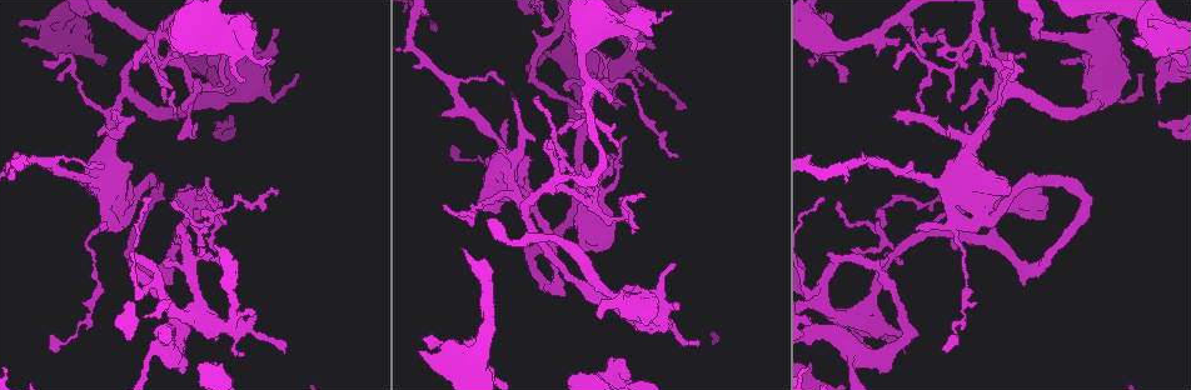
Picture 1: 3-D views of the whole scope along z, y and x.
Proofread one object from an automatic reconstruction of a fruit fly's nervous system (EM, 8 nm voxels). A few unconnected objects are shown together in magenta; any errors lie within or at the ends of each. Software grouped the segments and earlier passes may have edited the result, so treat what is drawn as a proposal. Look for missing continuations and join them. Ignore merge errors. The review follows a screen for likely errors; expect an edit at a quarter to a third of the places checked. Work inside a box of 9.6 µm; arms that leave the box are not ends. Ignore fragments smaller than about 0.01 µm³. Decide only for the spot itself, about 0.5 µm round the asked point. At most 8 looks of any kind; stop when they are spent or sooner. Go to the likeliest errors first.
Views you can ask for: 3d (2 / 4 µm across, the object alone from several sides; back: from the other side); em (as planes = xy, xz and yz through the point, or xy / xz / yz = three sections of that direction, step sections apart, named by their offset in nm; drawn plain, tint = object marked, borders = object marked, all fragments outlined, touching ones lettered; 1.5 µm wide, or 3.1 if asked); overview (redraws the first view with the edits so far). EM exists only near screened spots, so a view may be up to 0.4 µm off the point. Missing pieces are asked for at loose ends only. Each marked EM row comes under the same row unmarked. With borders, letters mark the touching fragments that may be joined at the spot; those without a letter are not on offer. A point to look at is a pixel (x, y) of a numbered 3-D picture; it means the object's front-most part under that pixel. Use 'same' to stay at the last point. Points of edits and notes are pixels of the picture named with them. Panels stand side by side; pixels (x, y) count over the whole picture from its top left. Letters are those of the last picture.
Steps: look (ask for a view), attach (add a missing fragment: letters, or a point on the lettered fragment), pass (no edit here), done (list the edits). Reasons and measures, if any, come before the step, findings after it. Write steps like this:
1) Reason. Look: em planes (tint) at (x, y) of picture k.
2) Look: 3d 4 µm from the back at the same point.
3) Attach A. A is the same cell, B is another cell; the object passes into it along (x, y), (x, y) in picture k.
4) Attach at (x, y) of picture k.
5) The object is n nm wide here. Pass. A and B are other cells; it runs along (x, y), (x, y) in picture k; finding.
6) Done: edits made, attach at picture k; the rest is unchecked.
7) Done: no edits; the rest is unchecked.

Look: em xz step 8 (tint) at (1136, 40) of picture 1.

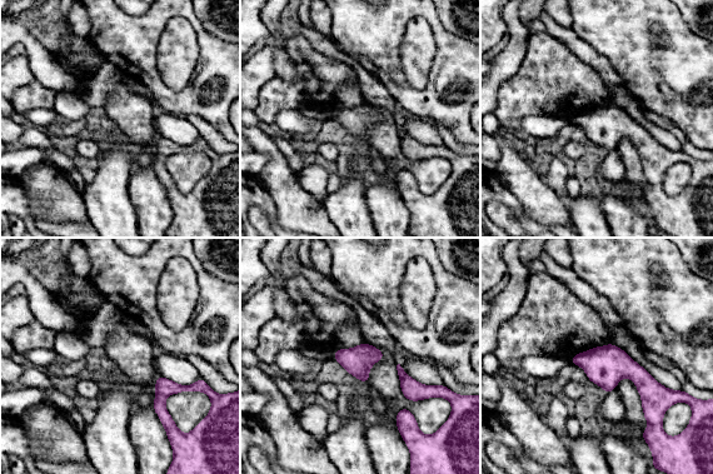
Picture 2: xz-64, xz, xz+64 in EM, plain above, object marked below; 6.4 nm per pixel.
Cut it another way. Look: em planes (borders) at the same point.

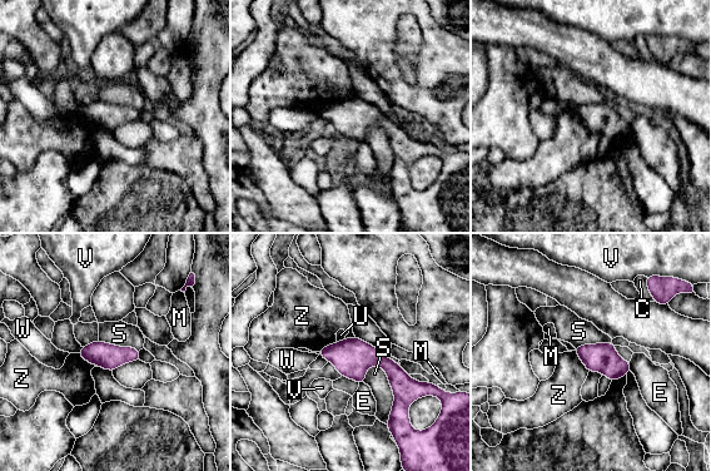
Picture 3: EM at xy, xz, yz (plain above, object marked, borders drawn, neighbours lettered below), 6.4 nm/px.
The longest contact is with S, 400 nm. Pass. C, E, M, S, U, V, W and Z are other cells; a border runs along (373, 365), (393, 395), (387, 424) in picture 3; no lettered fragment goes on from it.

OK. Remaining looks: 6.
An open end. Look: em planes (borders) at (1158, 123) of picture 1.

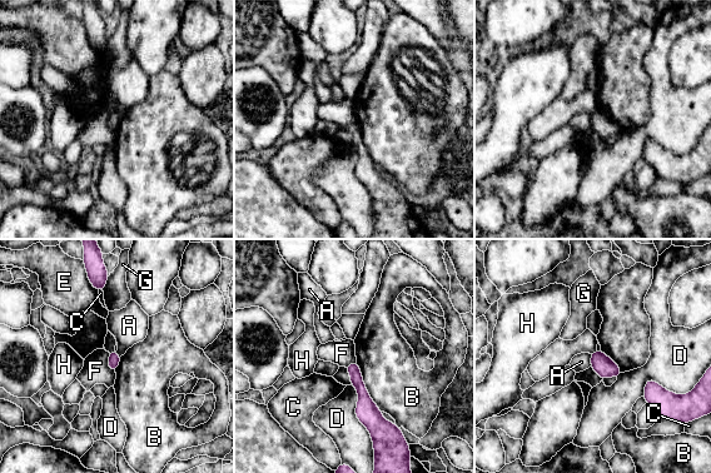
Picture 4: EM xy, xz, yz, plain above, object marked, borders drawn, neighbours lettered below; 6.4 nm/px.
The longest contact is with D, 420 nm. Pass. A, B, C, D, E, F, G and H are other cells; it runs along (351, 367), (366, 407), (386, 426) in picture 4; none of them fits.

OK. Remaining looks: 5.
Free end. Look: em yz step 4 (borders) at (898, 119) of picture 1.

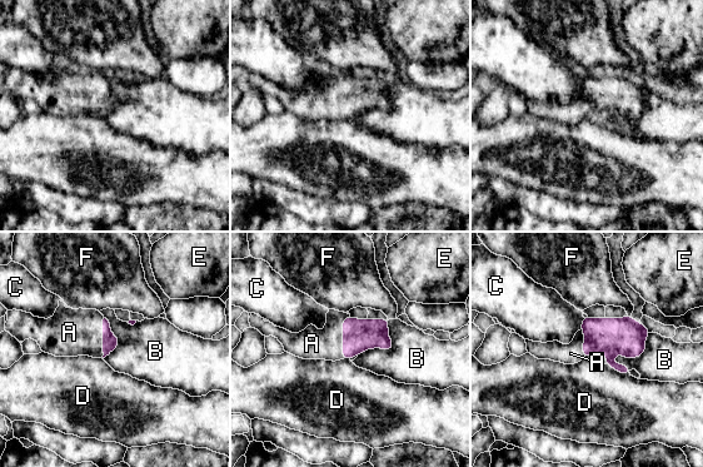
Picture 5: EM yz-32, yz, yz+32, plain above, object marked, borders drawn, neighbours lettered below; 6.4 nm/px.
Attach A. A is the same cell, B, C, D, E and F are other cells; the object passes into it along (358, 334), (343, 336), (312, 343) in picture 5; the neuron continues.

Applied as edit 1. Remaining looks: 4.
Done: edits made, attach at picture 5; the rest is unchecked.

